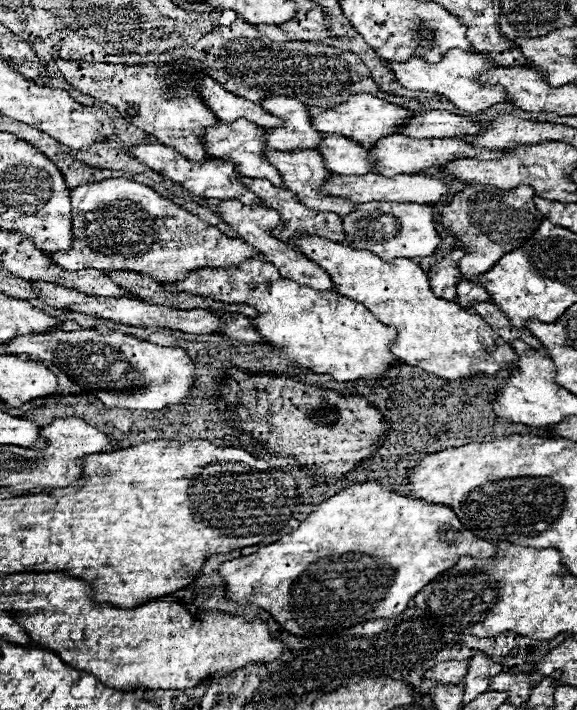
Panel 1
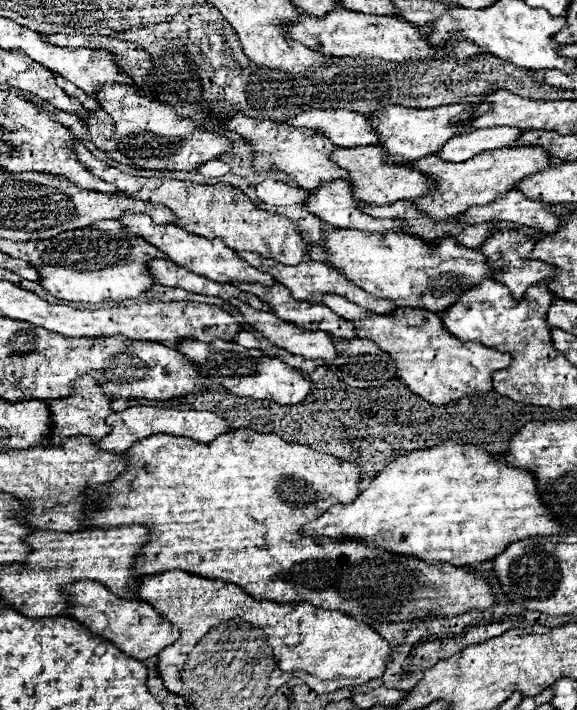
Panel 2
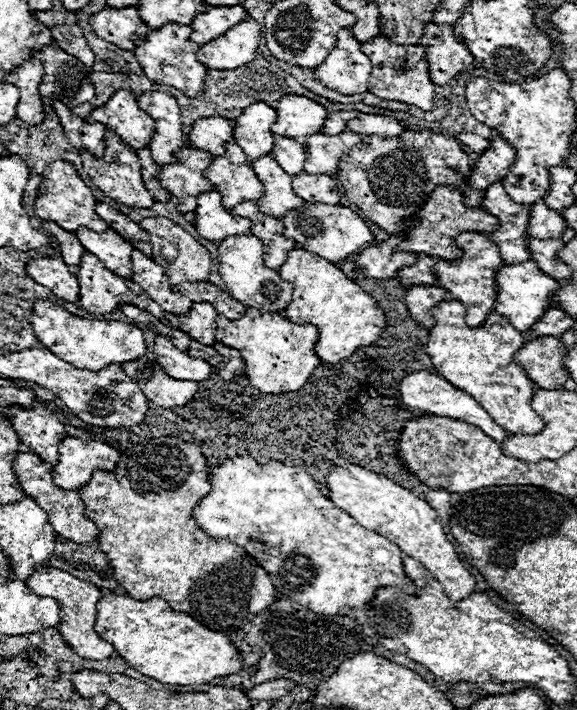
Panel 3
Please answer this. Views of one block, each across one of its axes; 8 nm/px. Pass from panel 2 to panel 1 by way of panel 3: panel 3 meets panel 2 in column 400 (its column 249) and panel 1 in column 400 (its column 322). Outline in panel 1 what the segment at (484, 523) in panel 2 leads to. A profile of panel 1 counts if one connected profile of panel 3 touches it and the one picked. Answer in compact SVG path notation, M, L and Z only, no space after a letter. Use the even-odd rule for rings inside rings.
M364 482L344 488L318 504L296 530L284 534L278 542L260 548L256 554L224 562L218 572L224 580L228 600L240 606L256 604L294 636L318 636L374 618L396 618L408 608L406 604L420 588L452 568L460 556L488 558L494 552L496 546L466 530L450 508L402 496L382 488L378 482Z

